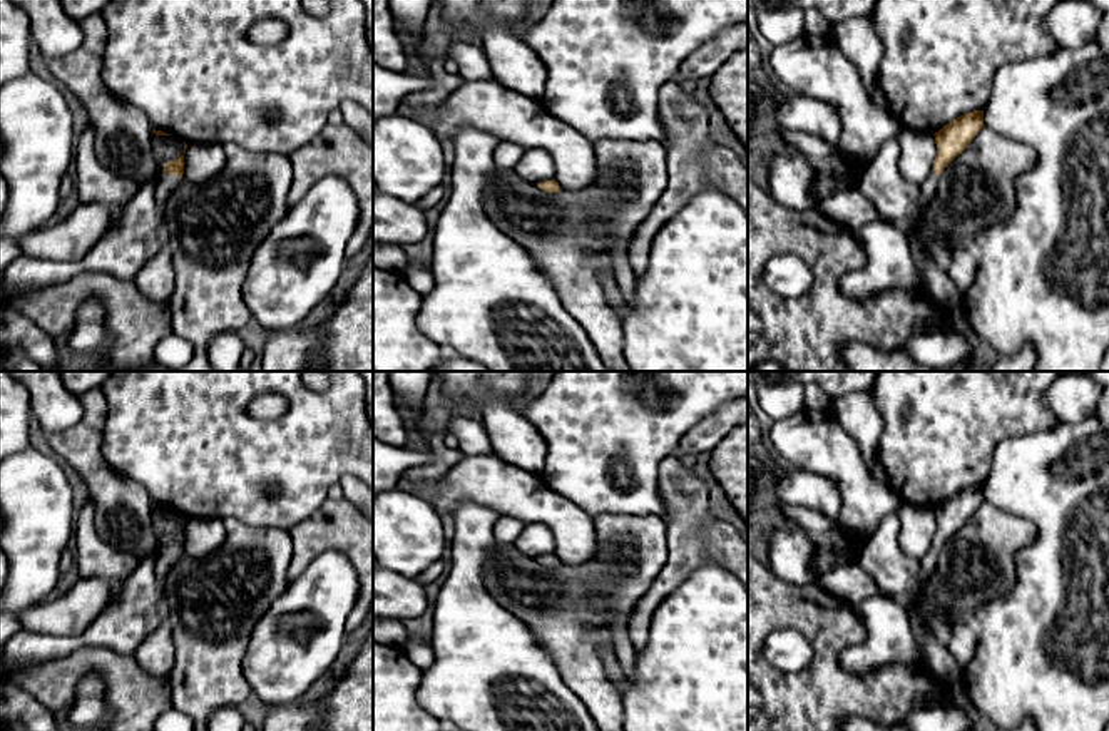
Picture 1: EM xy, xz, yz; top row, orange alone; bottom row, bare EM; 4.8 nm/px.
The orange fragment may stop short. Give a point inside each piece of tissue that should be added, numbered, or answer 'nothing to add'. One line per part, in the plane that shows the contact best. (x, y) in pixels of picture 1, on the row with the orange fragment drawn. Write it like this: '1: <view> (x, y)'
1: xy (164, 188)

